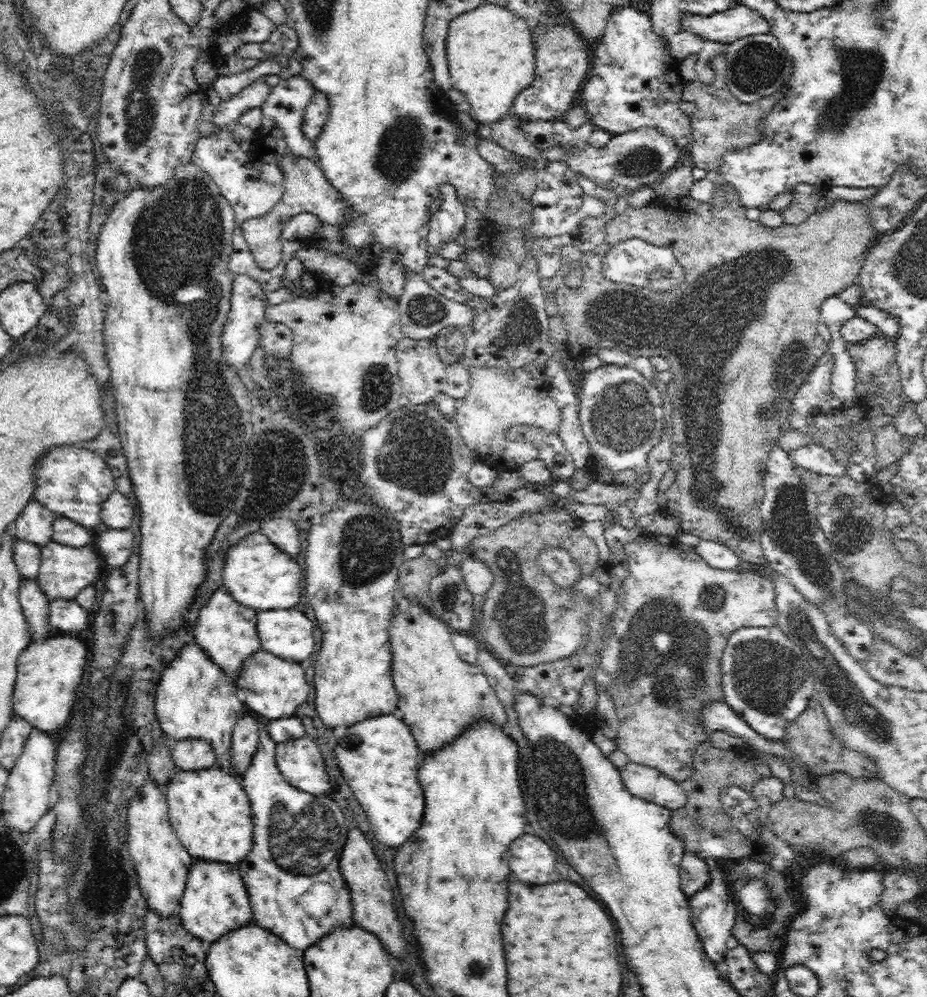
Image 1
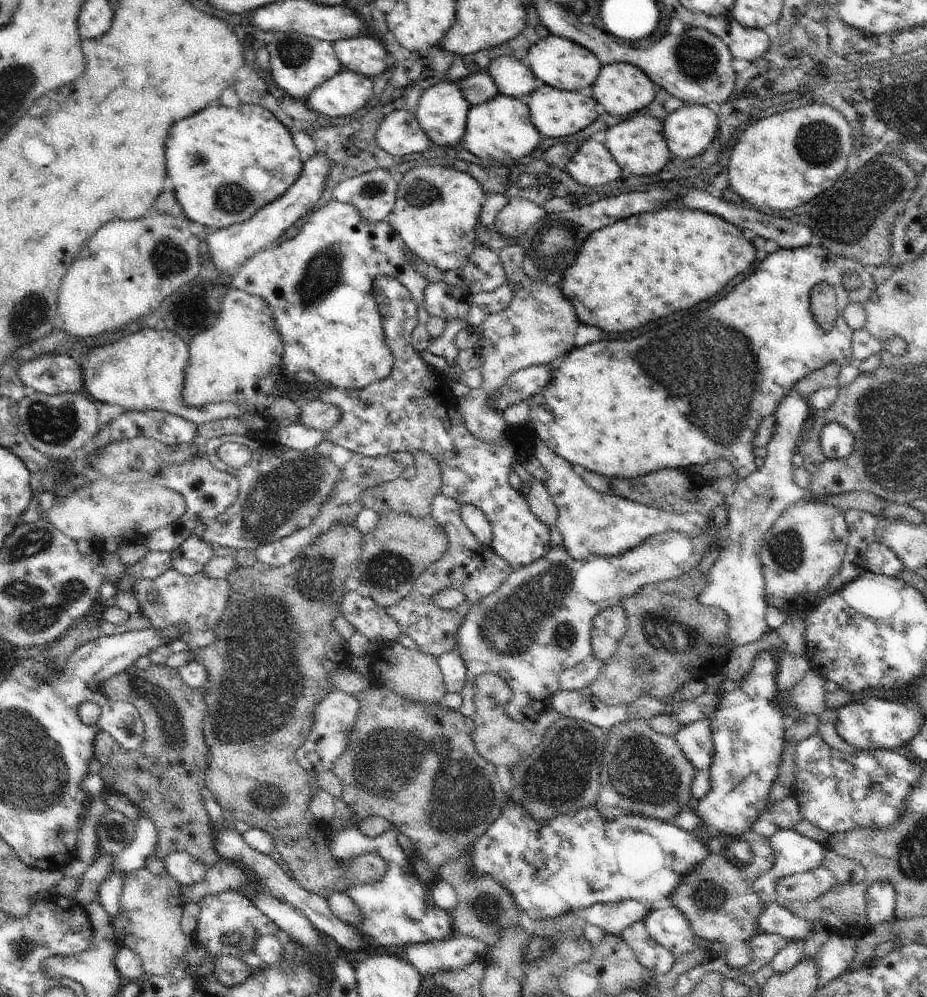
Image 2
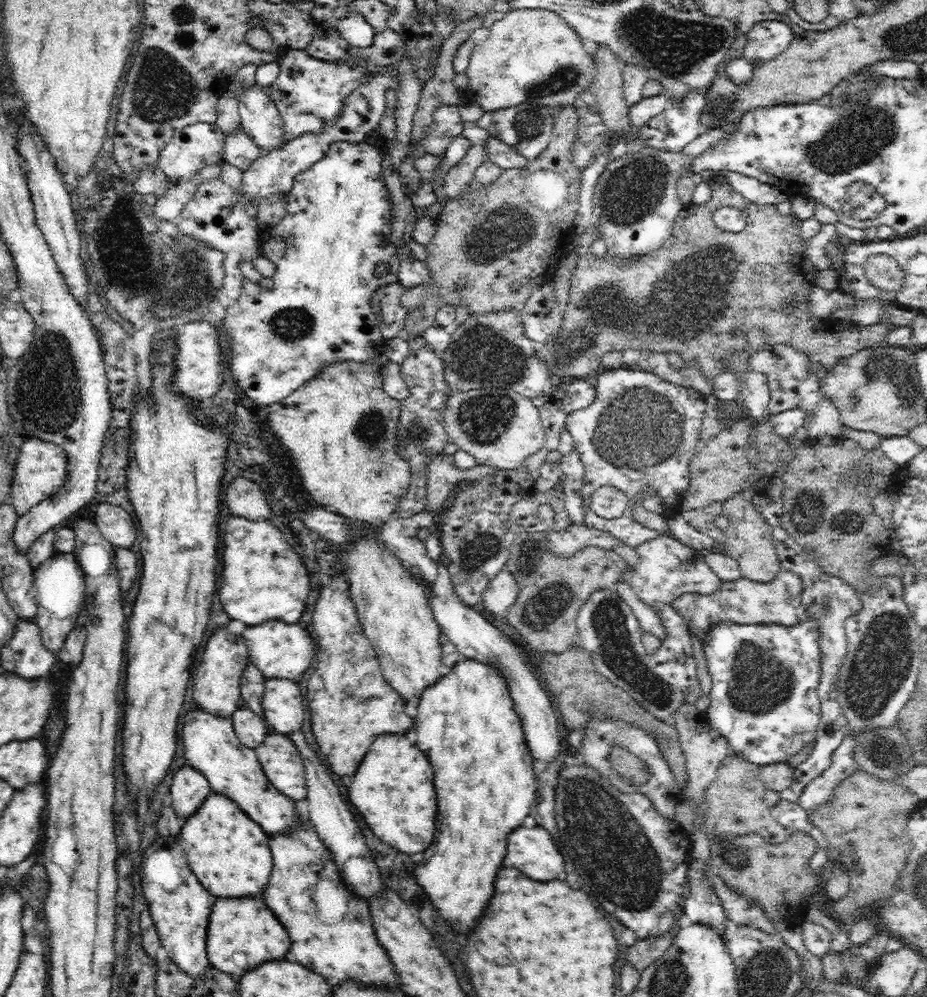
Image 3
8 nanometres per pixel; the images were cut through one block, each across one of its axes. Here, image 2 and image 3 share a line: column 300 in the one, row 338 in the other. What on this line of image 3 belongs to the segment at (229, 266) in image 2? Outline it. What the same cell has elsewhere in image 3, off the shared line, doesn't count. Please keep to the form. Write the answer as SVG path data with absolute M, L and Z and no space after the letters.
M195 321L185 324L174 325L171 328L173 332L173 344L177 351L175 352L175 368L174 378L171 381L171 390L191 398L194 402L202 402L204 398L210 398L218 392L222 377L222 368L220 364L220 345L218 340L218 329L216 326L207 321Z

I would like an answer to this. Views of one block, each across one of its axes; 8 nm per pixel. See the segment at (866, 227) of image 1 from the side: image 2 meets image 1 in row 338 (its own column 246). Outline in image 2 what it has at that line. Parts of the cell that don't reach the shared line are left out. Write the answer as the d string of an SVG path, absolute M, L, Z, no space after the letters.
M390 512L387 514L380 514L377 525L373 532L363 536L360 531L355 529L353 525L344 525L340 522L334 522L329 528L329 531L323 532L310 546L307 546L292 562L288 564L275 567L268 563L261 563L256 561L251 567L240 567L236 566L230 574L230 596L227 602L228 608L224 610L223 615L219 624L215 628L217 639L211 645L208 645L201 654L226 654L222 658L222 668L230 668L230 670L224 670L220 674L214 674L210 679L210 688L205 690L205 701L207 702L208 708L206 718L203 722L203 733L205 736L205 743L209 747L210 760L205 770L205 786L210 789L210 792L215 796L215 801L220 804L224 813L232 818L233 820L239 820L240 822L247 822L254 829L268 830L269 834L276 834L278 826L288 826L288 824L296 824L296 820L300 820L302 816L298 812L306 812L306 818L310 818L310 822L307 822L306 828L296 828L295 839L289 839L288 836L272 836L273 844L281 855L281 858L289 863L289 869L292 871L292 876L298 882L298 884L305 890L313 892L314 894L323 896L328 900L334 892L348 892L352 886L356 883L361 882L362 885L366 884L378 884L386 873L388 872L388 863L376 852L367 852L365 855L360 857L354 857L353 861L339 861L333 852L329 849L331 844L328 834L333 832L331 826L326 824L324 821L317 821L312 814L309 814L309 802L311 796L315 793L318 788L316 780L316 772L308 772L300 766L297 761L295 752L306 742L309 737L314 722L314 709L317 708L318 704L322 702L335 690L333 684L329 681L329 674L336 668L342 667L343 669L350 669L349 661L351 655L346 646L346 641L343 637L334 630L332 621L341 616L339 611L339 600L344 596L348 590L344 585L345 579L350 575L357 574L360 582L369 588L369 597L374 599L376 604L383 609L387 609L392 605L395 605L399 600L402 600L405 596L408 596L412 590L414 590L415 582L417 578L424 572L431 564L434 564L437 560L442 558L442 555L448 548L447 534L445 533L444 527L438 524L430 514L423 517L415 517L412 515Z

